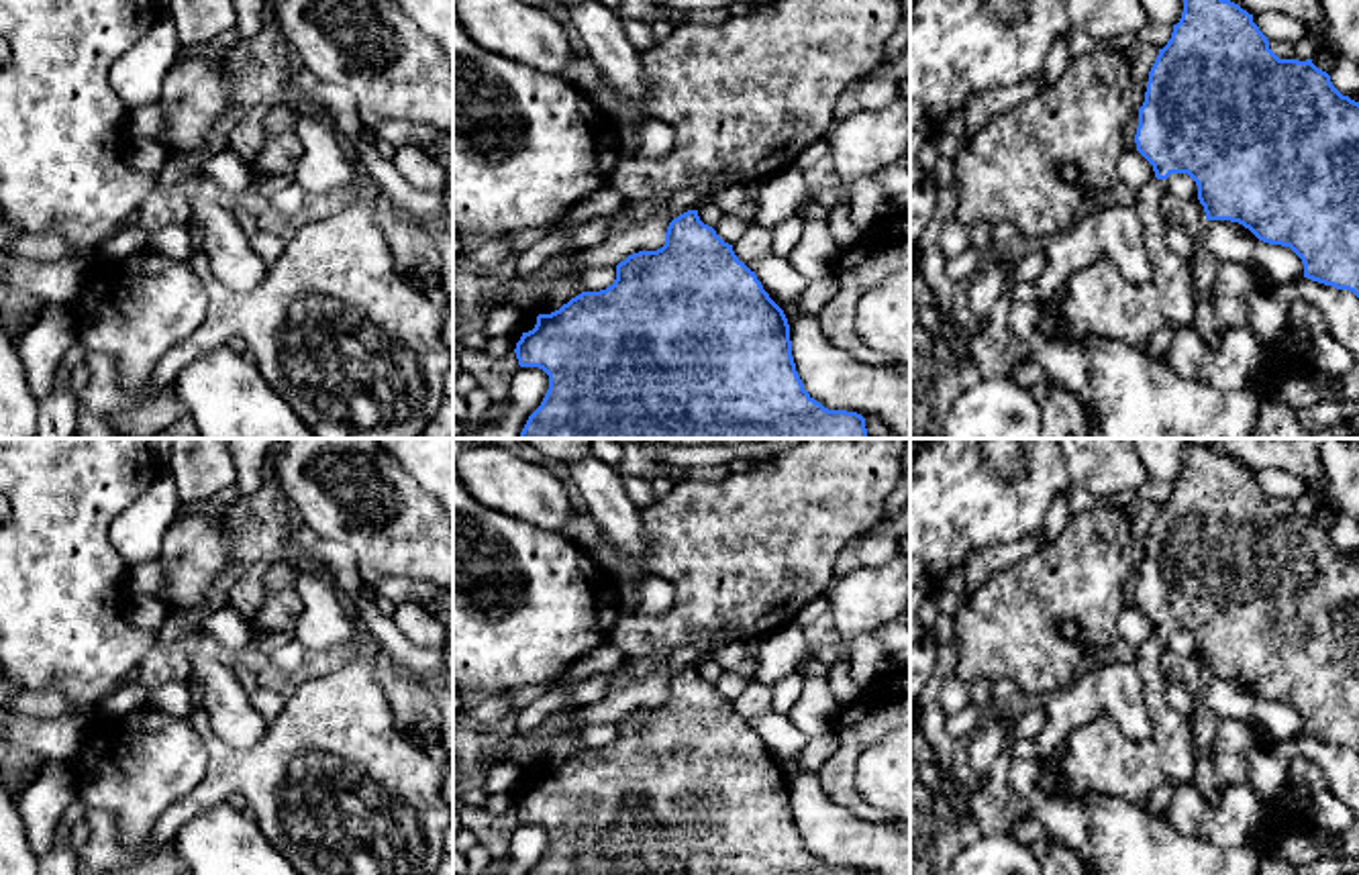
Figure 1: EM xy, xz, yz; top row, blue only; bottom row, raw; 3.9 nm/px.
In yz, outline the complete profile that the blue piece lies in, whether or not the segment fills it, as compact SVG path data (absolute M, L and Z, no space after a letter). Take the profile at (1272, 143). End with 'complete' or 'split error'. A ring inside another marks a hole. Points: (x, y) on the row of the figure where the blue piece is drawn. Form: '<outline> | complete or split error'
M1184 0L1181 18L1149 71L1135 143L1155 171L1155 177L1139 190L1135 208L1161 312L1171 322L1192 326L1198 298L1190 261L1177 257L1165 243L1169 222L1161 214L1161 198L1173 173L1188 173L1196 182L1206 220L1239 222L1263 243L1290 247L1304 263L1304 277L1349 290L1359 298L1359 102L1343 96L1312 59L1279 59L1253 22L1253 14L1239 4Z | split error

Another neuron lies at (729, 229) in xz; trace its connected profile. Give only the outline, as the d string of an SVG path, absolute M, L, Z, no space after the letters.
M722 214L718 224L714 226L716 235L728 245L735 245L747 228L749 224L745 220L731 214Z

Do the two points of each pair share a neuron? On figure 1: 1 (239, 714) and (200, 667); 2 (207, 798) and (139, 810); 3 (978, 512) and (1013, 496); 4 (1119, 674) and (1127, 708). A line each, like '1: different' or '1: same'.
1: same
2: different
3: same
4: same

